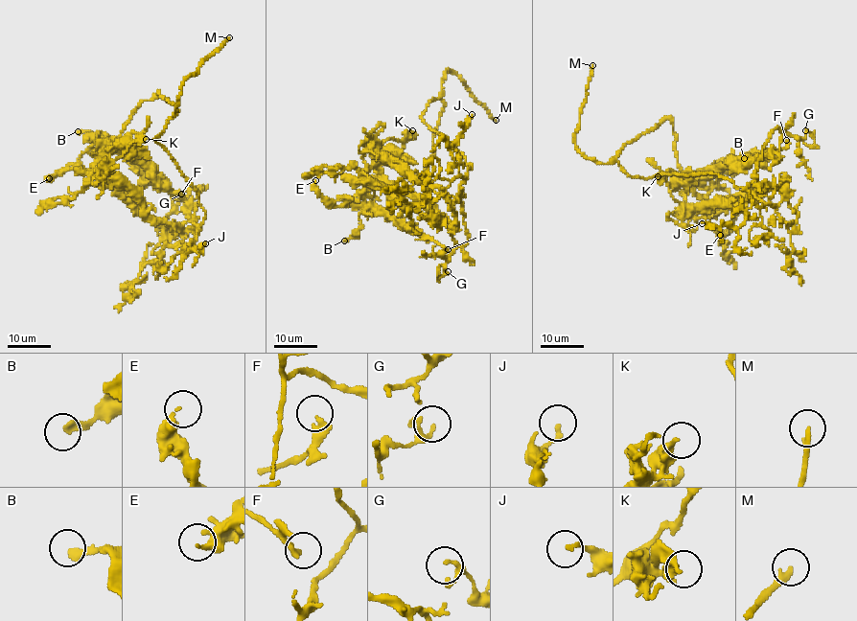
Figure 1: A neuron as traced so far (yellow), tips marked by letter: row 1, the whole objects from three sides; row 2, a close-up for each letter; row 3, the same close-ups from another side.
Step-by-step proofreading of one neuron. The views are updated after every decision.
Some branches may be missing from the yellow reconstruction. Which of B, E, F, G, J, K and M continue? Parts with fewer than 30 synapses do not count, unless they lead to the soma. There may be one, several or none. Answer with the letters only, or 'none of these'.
M

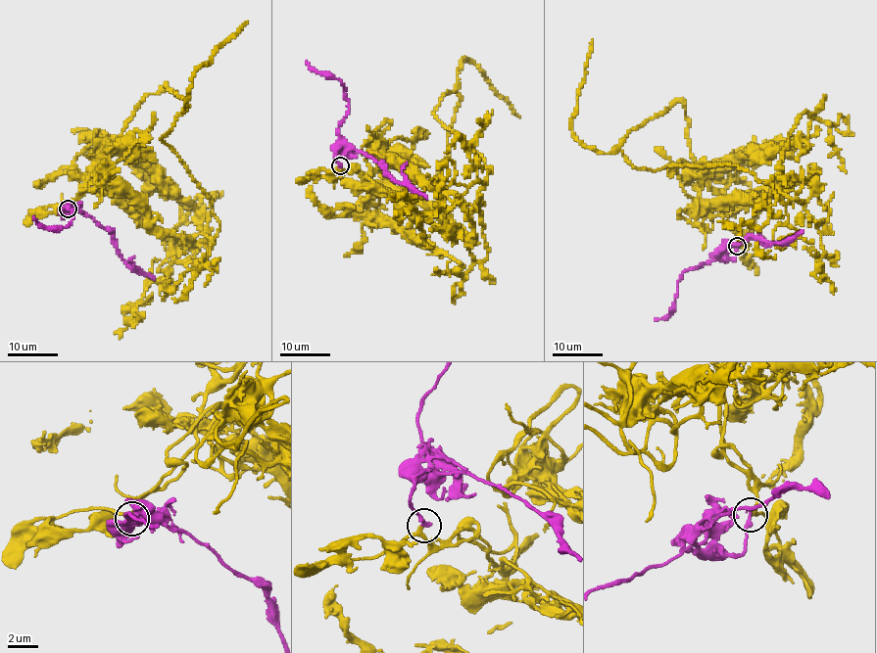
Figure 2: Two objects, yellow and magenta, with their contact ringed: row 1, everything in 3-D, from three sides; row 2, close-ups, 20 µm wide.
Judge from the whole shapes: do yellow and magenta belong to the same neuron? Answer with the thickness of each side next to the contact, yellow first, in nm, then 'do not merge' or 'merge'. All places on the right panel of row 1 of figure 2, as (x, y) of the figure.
220/280 nm | merge

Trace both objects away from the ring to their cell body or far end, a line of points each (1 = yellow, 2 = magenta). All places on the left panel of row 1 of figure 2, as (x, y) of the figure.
1: (67, 209), (138, 102), (165, 84), (183, 98), (185, 110), (195, 70), (247, 22)
2: (67, 209), (64, 216), (70, 210), (83, 211), (110, 231), (112, 241), (128, 265), (155, 279)

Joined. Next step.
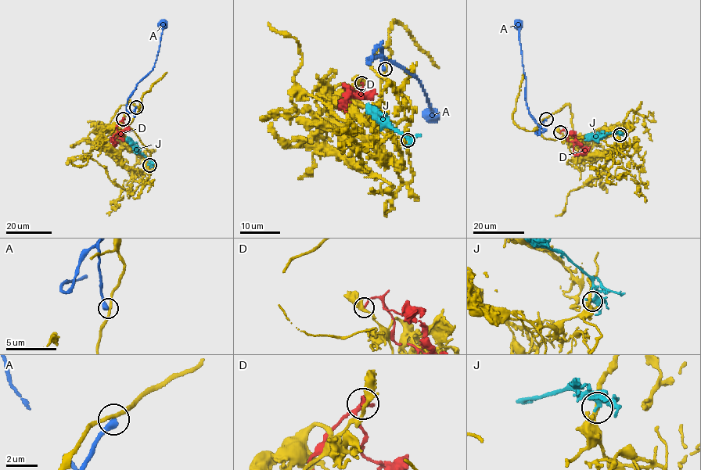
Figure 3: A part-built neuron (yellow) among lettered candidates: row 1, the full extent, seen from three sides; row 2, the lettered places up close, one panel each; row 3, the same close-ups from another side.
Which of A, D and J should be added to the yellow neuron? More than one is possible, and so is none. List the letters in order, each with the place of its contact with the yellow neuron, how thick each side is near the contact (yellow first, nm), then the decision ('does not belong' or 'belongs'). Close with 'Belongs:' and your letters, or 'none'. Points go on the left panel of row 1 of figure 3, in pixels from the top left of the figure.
A: contact (136, 107); calibres 240 and 440 nm; does not belong
D: contact (123, 119); calibres 340 and 240 nm; does not belong
J: contact (149, 165); calibres 280 and 240 nm; belongs
Belongs: J

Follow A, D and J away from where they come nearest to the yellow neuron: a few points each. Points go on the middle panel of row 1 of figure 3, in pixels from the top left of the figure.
A: (385, 69), (381, 42), (367, 62), (378, 56), (416, 77), (435, 116)
D: (362, 82), (362, 95), (367, 95), (364, 97), (354, 95), (343, 84), (348, 89), (345, 105), (338, 108)
J: (408, 140), (409, 138), (391, 125), (384, 116), (368, 108)

